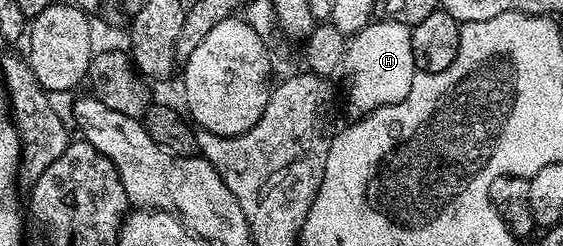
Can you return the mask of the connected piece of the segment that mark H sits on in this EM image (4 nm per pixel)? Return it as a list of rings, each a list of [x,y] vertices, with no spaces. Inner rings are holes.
[[[374,20],[349,37],[341,71],[346,72],[346,96],[358,114],[369,114],[386,104],[399,104],[412,90],[416,69],[412,58],[411,25]]]

